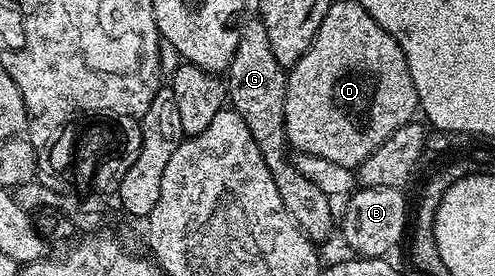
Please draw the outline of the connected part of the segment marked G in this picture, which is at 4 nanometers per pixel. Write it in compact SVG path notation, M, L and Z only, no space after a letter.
M259 17L243 20L238 49L226 72L226 86L231 110L237 111L242 117L242 121L246 121L246 129L250 129L254 141L260 147L262 161L266 161L266 169L270 169L270 177L274 177L274 185L278 185L278 193L282 196L282 205L286 205L286 213L290 213L290 217L294 217L294 221L302 229L302 233L306 233L310 242L323 245L331 237L332 227L334 231L334 219L332 223L333 200L322 189L318 189L313 181L298 173L293 156L290 153L288 156L288 151L290 152L288 134L286 133L288 71L280 64L278 57L274 57L270 47L270 37L266 35L266 25Z

